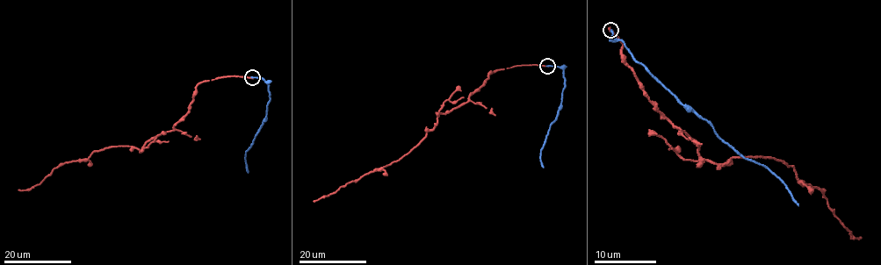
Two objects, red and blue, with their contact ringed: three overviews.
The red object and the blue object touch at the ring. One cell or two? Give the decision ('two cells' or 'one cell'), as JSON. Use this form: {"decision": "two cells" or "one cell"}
{"decision": "two cells"}

